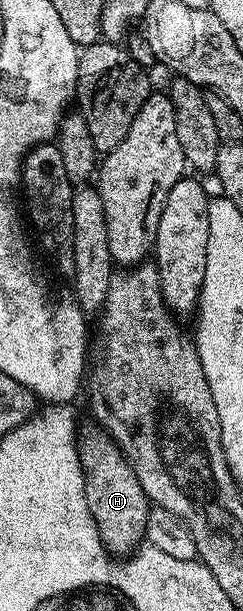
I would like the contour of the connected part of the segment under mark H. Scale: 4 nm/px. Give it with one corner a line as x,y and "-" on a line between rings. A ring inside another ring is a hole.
107,432
88,433
79,438
80,466
84,472
84,490
86,491
86,507
90,507
90,515
98,527
98,535
105,549
113,555
128,555
144,541
144,528
148,518
150,502
146,491
142,491
142,483
138,483
138,475
134,475
132,465
128,462
119,445

